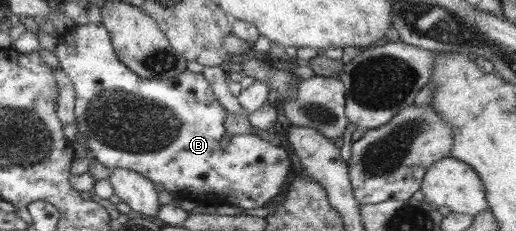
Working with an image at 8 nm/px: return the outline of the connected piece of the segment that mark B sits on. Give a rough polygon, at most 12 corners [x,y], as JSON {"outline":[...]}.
{"outline":[[100,23],[53,50],[94,159],[264,207],[286,149],[224,137],[201,73],[143,79]]}

